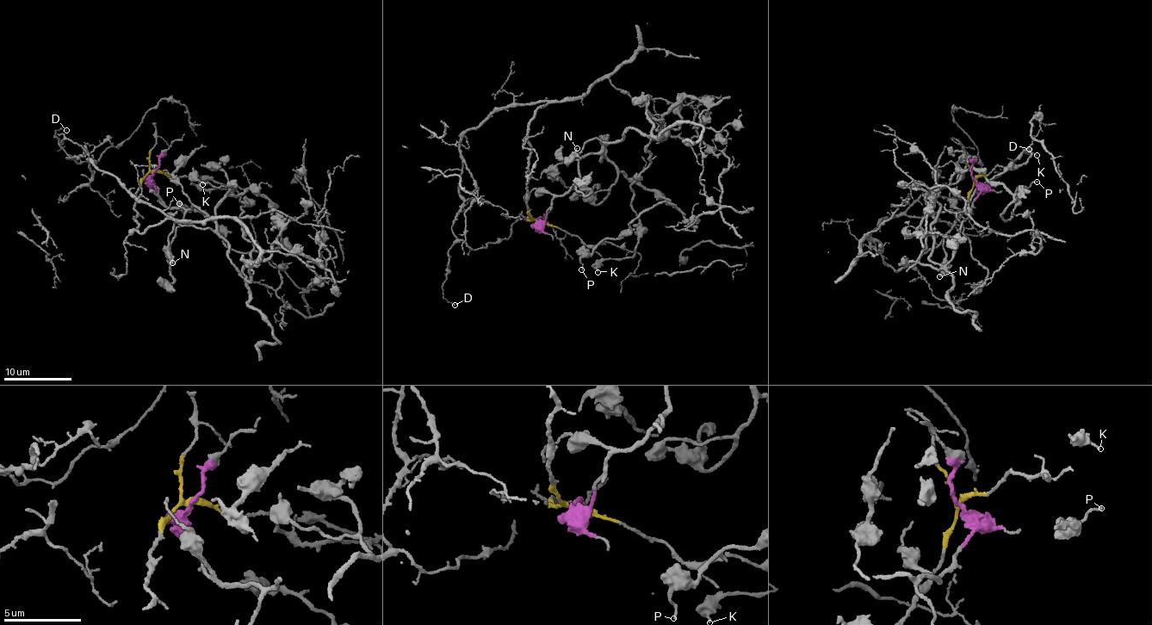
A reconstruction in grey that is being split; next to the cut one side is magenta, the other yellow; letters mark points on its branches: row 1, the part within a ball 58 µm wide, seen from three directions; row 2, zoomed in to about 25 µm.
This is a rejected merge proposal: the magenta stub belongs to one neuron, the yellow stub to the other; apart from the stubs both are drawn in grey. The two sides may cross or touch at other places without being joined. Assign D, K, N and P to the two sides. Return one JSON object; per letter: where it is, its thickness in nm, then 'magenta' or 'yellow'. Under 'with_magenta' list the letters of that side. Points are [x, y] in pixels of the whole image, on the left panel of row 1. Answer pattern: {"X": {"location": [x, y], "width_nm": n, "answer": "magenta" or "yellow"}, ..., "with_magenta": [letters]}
{"D": {"location": [66, 130], "width_nm": 110, "answer": "yellow"}, "K": {"location": [202, 184], "width_nm": 130, "answer": "magenta"}, "N": {"location": [172, 262], "width_nm": 300, "answer": "magenta"}, "P": {"location": [179, 203], "width_nm": 140, "answer": "magenta"}, "with_magenta": ["K", "N", "P"]}

